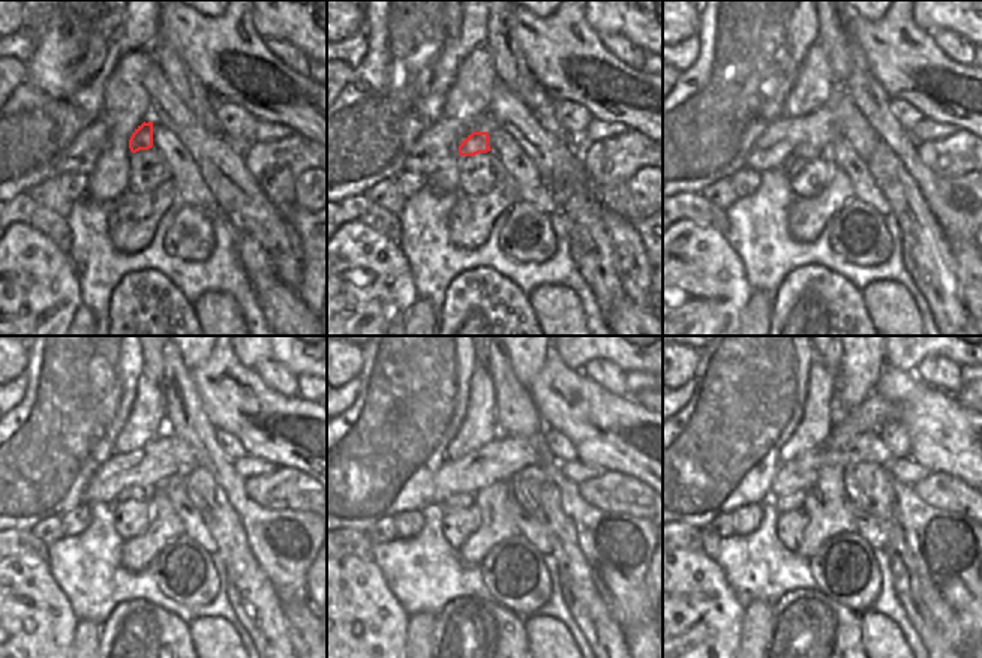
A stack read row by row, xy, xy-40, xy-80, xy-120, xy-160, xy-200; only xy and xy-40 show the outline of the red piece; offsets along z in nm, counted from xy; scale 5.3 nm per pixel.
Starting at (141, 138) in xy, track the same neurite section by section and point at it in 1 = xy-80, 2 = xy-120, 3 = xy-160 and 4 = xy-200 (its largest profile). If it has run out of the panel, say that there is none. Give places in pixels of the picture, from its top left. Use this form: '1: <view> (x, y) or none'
1: xy-80 (807, 152)
2: xy-120 (137, 493)
3: xy-160 (462, 499)
4: xy-200 (792, 501)

